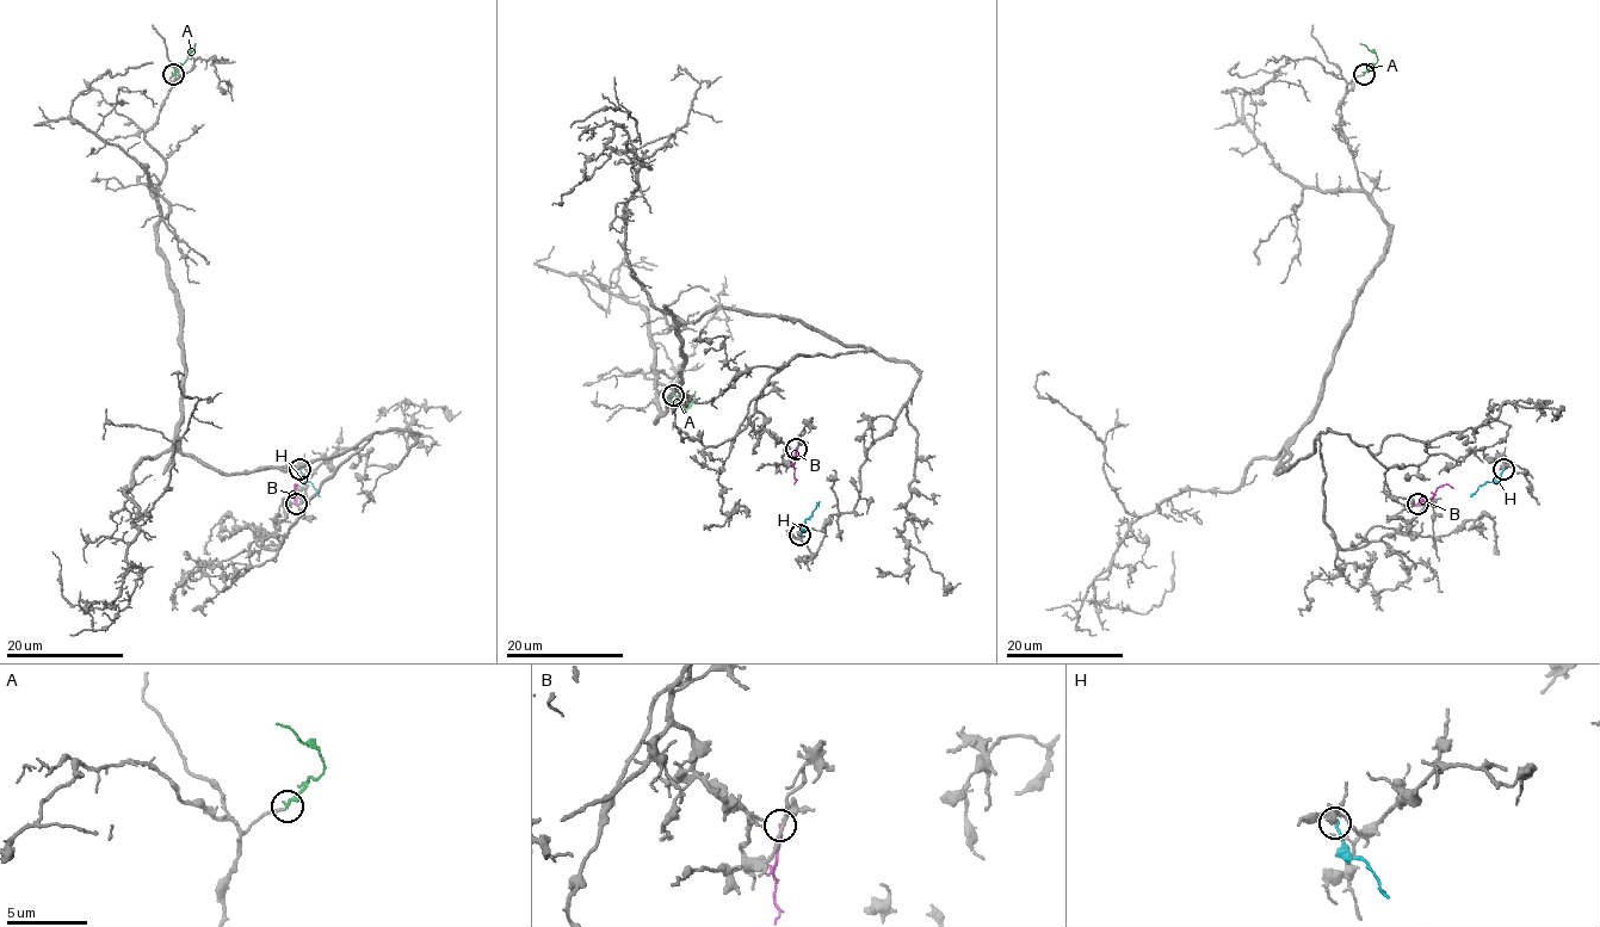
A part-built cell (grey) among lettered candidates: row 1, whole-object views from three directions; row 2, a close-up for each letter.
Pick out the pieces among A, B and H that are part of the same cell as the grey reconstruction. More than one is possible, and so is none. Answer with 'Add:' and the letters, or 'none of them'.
Add: A

